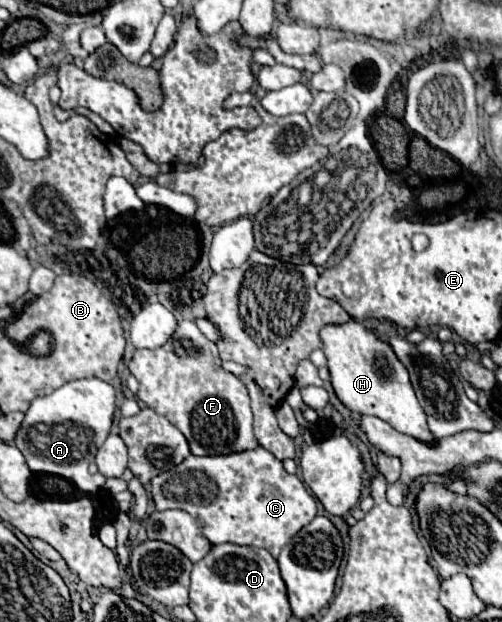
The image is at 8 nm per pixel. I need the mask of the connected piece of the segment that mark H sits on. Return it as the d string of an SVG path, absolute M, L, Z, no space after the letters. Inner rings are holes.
M353 319L343 325L323 327L321 341L333 389L345 407L361 415L375 415L389 423L395 431L411 435L421 443L435 445L435 435L431 435L427 427L427 417L415 397L409 373L385 341Z

